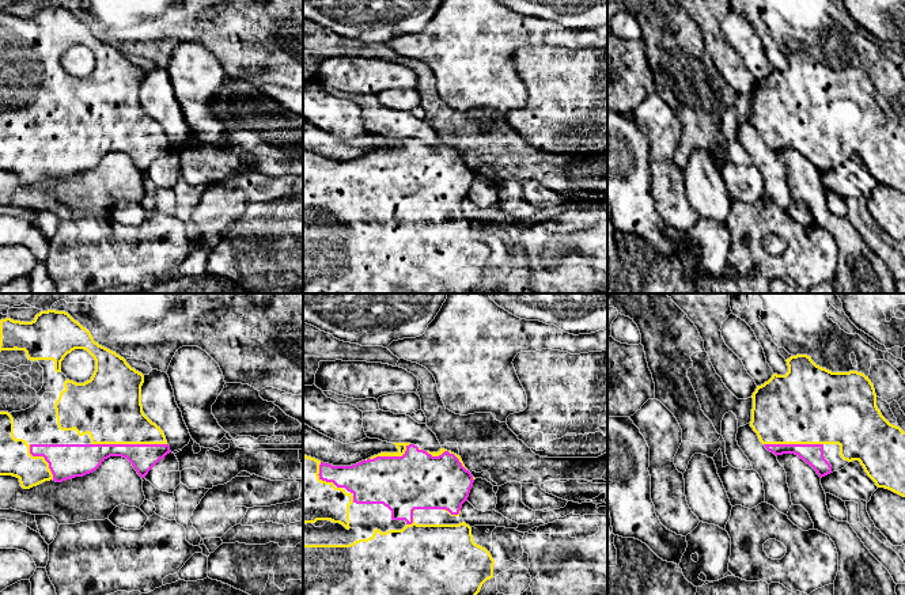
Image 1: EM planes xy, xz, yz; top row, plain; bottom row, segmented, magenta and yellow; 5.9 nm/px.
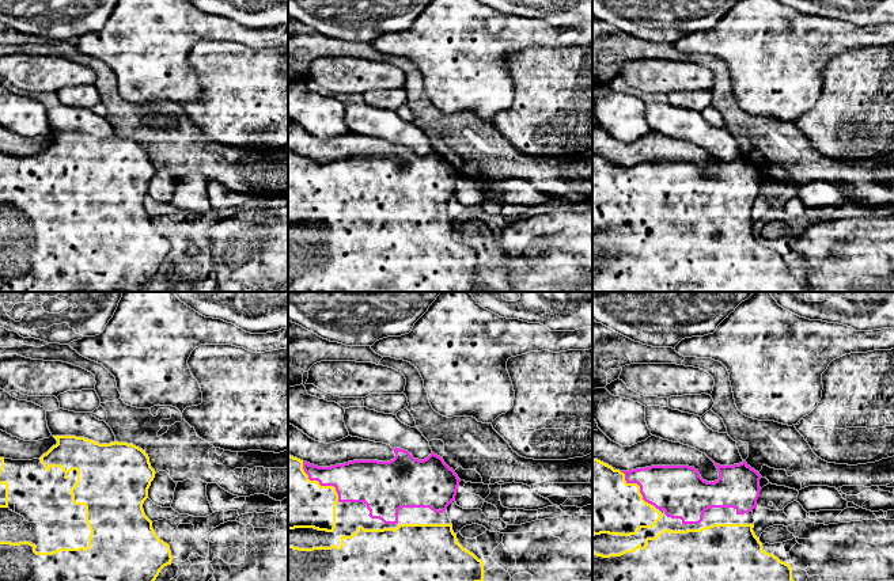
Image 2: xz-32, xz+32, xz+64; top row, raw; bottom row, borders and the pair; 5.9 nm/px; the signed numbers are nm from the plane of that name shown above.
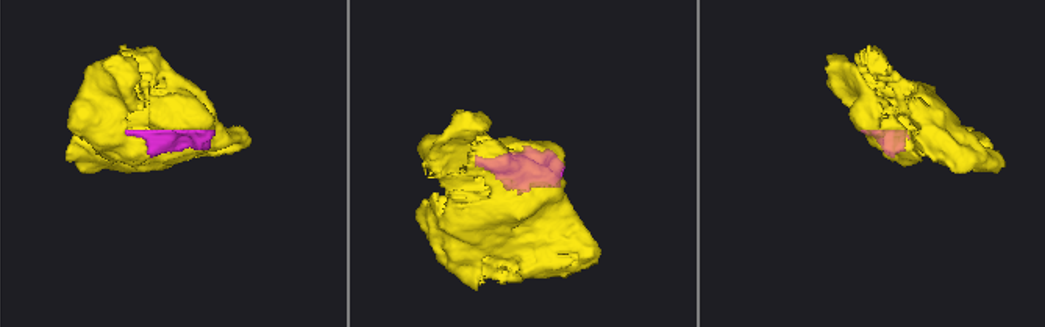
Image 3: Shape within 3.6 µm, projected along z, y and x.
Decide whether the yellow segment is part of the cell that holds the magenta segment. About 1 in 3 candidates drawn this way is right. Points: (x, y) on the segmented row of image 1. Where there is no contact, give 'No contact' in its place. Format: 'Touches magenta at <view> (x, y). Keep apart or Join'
Touches magenta at xy (129, 444). Join

